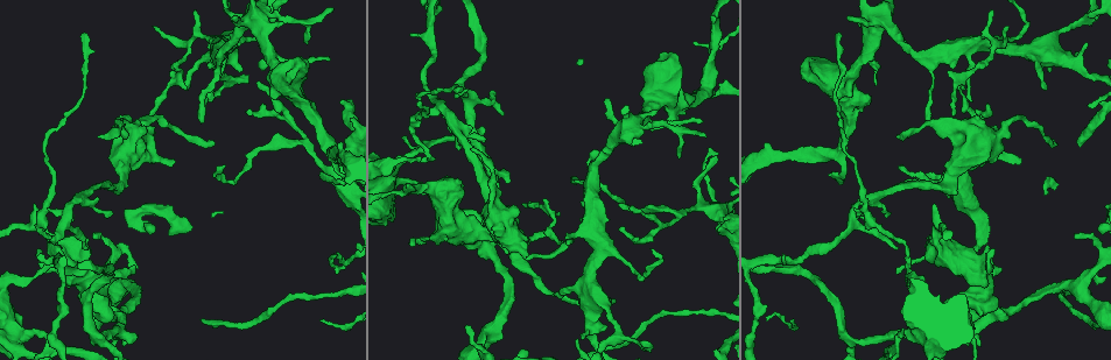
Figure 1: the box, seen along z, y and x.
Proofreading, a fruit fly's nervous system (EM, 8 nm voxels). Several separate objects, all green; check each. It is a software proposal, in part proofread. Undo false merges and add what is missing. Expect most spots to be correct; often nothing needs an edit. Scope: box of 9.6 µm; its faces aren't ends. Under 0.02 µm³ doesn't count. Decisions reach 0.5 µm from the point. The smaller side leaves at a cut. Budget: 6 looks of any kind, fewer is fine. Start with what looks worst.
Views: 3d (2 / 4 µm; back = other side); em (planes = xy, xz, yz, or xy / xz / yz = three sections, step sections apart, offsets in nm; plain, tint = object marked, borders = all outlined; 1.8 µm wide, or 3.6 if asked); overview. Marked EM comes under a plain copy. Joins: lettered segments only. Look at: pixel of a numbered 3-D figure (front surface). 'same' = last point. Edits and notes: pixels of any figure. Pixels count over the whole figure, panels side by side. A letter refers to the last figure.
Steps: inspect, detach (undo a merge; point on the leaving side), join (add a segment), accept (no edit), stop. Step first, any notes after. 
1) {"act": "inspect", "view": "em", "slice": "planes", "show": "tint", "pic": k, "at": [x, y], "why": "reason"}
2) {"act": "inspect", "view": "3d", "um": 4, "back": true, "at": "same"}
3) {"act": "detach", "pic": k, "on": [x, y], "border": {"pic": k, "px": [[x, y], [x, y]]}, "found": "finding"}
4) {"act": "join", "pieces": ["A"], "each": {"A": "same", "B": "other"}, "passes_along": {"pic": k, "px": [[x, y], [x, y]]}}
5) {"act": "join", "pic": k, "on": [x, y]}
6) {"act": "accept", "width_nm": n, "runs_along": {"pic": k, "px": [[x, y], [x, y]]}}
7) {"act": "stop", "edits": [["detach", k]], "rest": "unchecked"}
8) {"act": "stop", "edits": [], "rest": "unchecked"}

{"act": "inspect", "view": "em", "slice": "planes", "show": "borders", "pic": 1, "at": [437, 111], "why": "side arm on a straight run"}

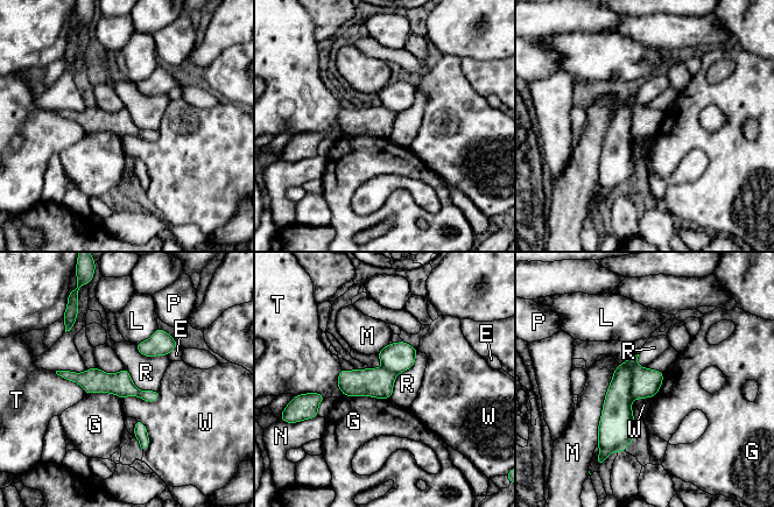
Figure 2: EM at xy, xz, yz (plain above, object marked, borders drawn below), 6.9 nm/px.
{"act": "detach", "pic": 2, "on": [646, 382], "each": {"E": "other", "G": "other", "L": "other", "M": "other", "N": "other", "P": "other", "R": "other", "T": "other", "W": "other"}, "part_leaving": {"pic": 2, "px": [[62, 373], [155, 395]]}, "found": "a second neuron is stuck on"}

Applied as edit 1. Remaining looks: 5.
{"act": "inspect", "view": "em", "slice": "planes", "show": "borders", "pic": 1, "at": [958, 178], "why": "thin arm on a thick one"}

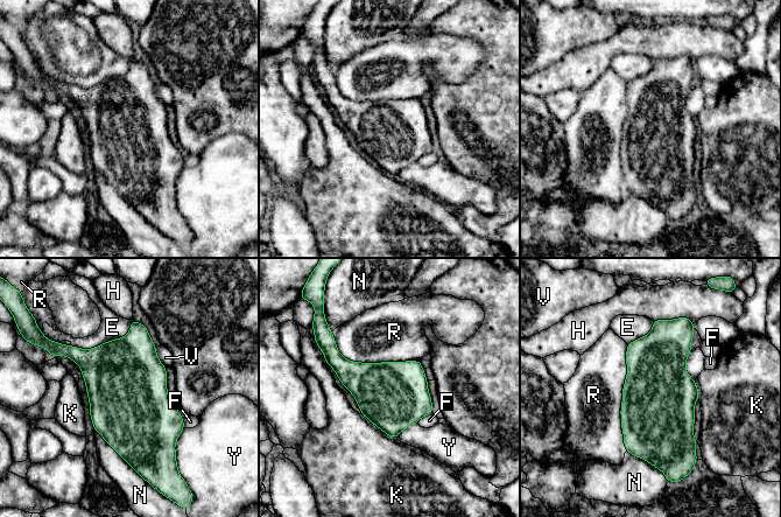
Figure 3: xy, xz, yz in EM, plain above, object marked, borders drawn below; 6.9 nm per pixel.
{"act": "accept", "each": {"E": "other", "F": "other", "H": "other", "K": "other", "N": "other", "R": "other", "V": "other", "Y": "other"}, "border": {"pic": 3, "px": [[627, 344], [620, 410], [625, 451]]}, "found": "all the same neuron"}

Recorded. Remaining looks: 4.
{"act": "inspect", "view": "3d", "um": 4, "back": true, "pic": 1, "at": [973, 340], "why": "sudden change in width"}

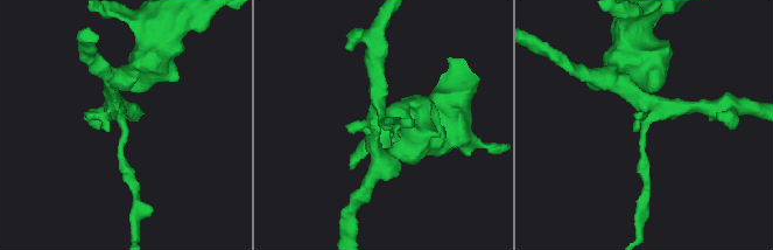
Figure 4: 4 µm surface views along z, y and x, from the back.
{"act": "inspect", "view": "em", "slice": "planes", "show": "borders", "pic": 4, "at": [648, 117]}

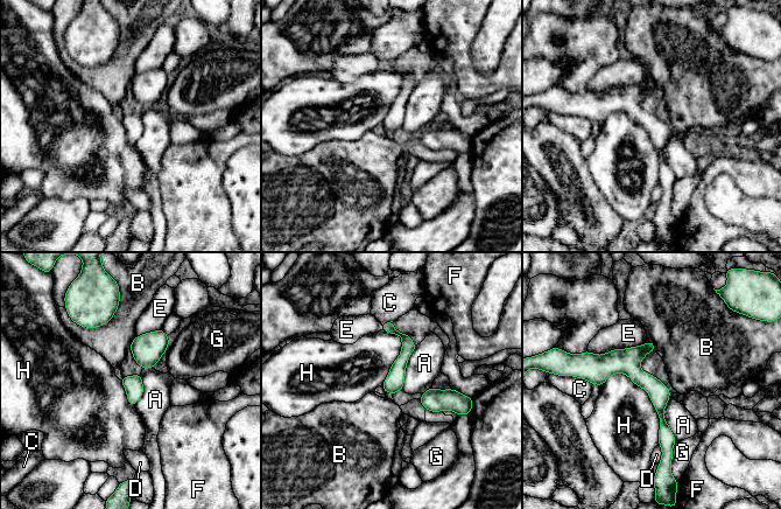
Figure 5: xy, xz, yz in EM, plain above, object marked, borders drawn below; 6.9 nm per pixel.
{"act": "accept", "width_nm": 130, "each": {"A": "other", "B": "other", "C": "other", "D": "other", "E": "other", "F": "other", "G": "other", "H": "other"}, "runs_along": {"pic": 5, "px": [[584, 370], [630, 367], [659, 396], [669, 451]]}, "found": "one neuron here"}

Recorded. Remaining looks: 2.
{"act": "stop", "edits": [["detach", 2]], "rest": "unchecked"}

